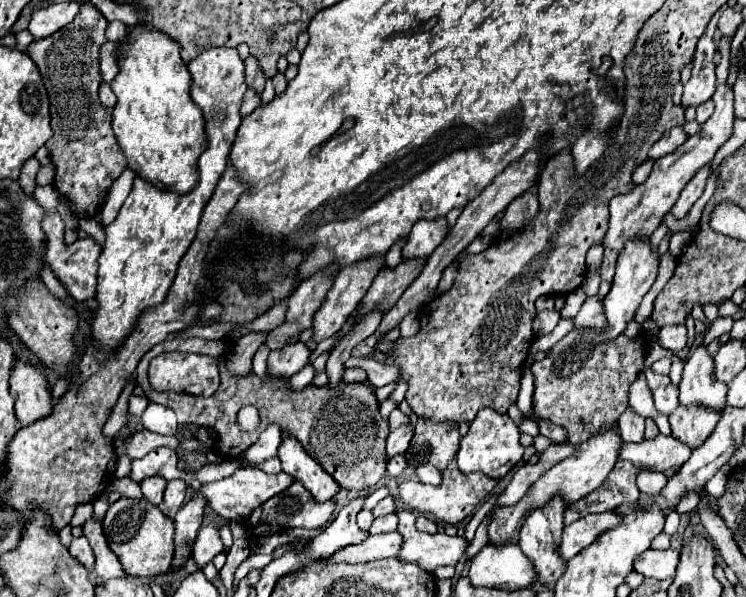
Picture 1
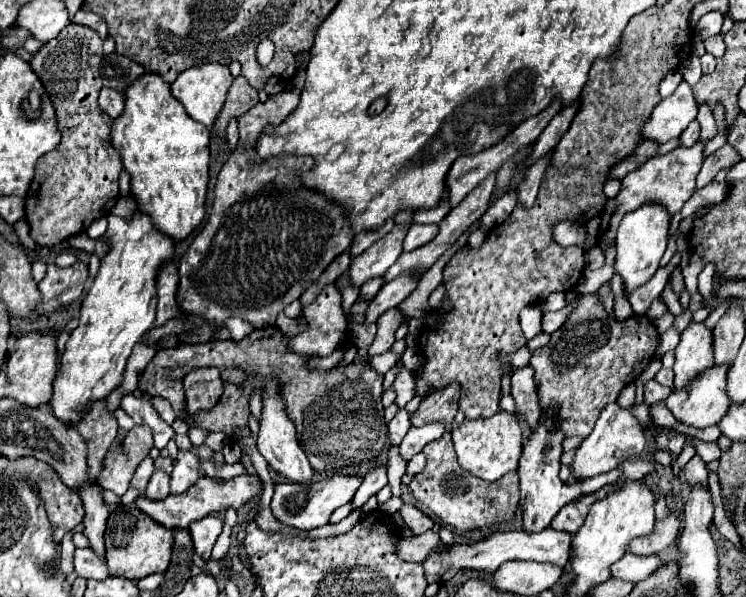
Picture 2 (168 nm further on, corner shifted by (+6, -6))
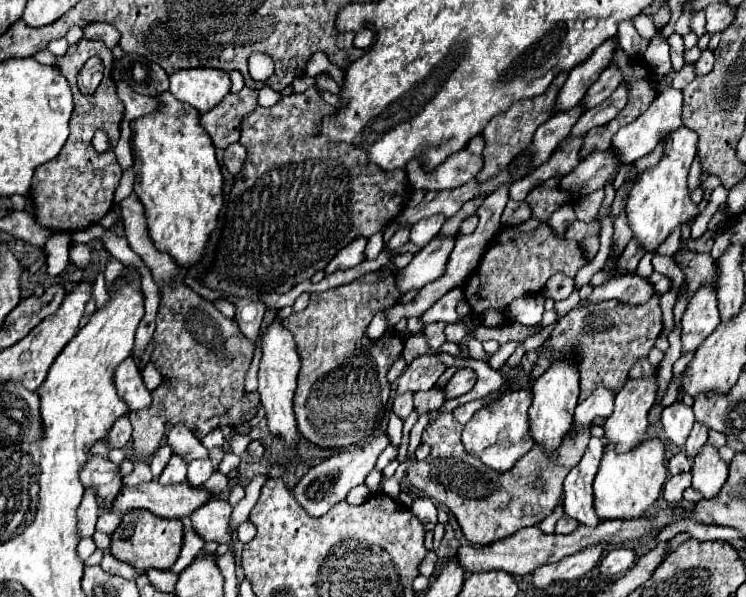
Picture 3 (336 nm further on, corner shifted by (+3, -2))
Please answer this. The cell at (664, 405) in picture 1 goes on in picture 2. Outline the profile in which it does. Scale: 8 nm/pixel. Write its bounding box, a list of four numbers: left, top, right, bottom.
[643,380,671,406]

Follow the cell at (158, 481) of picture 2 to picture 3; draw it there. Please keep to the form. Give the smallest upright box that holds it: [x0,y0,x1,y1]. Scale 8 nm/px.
[158,456,186,484]

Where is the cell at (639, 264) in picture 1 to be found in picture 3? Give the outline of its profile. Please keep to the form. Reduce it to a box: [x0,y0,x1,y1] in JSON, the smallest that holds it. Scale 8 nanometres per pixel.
[626,126,698,254]

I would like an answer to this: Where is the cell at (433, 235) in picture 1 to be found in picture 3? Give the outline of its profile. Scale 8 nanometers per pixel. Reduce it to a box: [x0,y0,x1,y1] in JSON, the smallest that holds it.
[410,214,446,248]

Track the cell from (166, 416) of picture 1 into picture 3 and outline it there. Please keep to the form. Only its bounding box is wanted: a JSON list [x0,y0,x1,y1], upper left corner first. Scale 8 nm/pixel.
[114,358,152,410]

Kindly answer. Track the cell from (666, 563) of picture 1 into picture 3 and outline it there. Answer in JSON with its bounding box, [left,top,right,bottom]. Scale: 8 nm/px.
[600,548,636,576]

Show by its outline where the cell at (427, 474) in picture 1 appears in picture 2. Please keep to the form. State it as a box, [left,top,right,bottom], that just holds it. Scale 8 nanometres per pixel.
[407,452,425,476]

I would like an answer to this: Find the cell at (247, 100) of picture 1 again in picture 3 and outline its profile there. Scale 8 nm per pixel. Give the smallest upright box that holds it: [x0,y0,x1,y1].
[224,142,246,176]

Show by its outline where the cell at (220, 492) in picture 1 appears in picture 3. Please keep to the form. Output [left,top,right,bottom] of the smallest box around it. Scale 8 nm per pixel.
[112,480,212,520]

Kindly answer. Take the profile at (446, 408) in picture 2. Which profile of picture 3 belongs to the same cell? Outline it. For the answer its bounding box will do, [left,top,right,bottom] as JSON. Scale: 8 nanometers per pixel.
[444,368,476,400]

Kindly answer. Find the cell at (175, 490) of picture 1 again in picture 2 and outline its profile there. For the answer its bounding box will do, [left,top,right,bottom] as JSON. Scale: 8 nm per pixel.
[171,450,201,494]

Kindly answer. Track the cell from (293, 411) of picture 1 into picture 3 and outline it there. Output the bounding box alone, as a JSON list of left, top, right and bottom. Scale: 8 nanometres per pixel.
[284,272,404,450]

